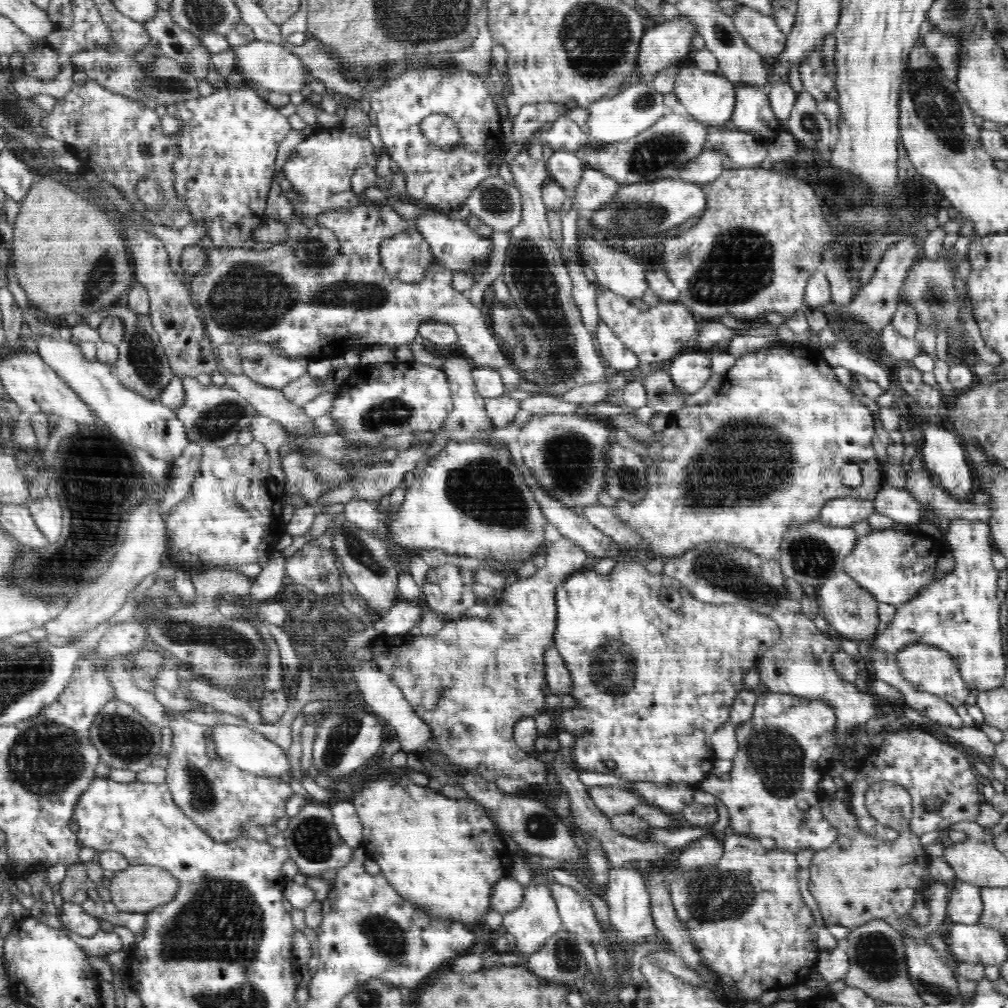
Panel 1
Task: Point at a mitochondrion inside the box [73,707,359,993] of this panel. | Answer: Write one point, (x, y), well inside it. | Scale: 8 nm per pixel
(123, 737)

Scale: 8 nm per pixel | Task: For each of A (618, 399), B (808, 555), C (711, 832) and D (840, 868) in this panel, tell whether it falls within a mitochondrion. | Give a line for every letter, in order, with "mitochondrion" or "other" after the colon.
A: other
B: mitochondrion
C: other
D: other

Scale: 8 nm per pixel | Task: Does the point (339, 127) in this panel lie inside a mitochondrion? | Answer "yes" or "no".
no

